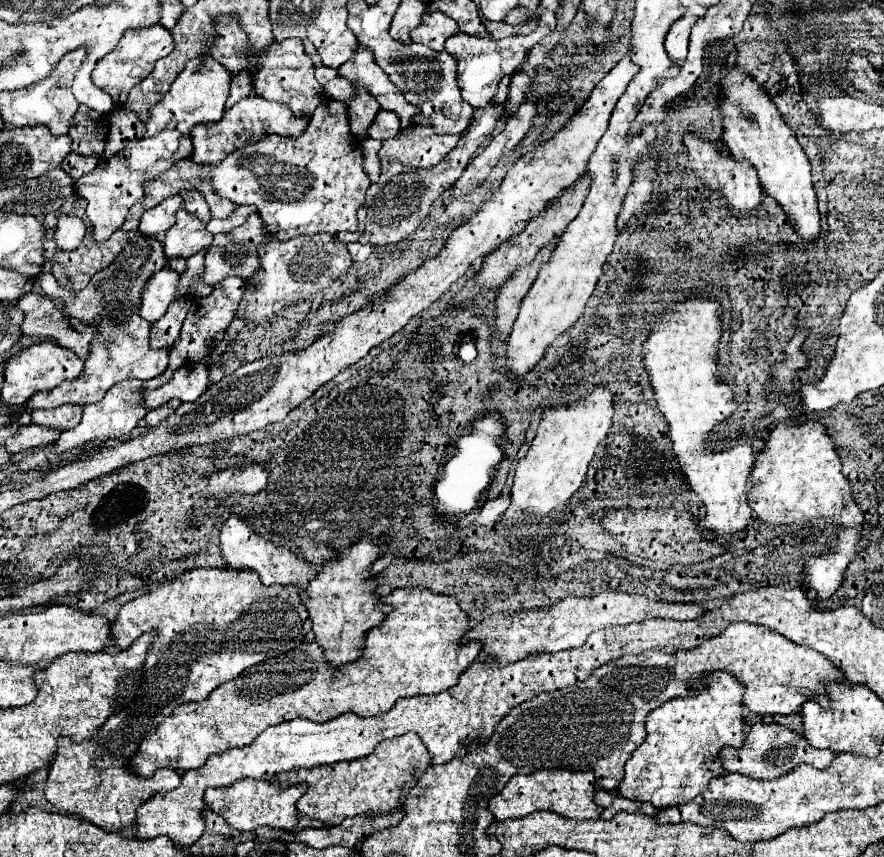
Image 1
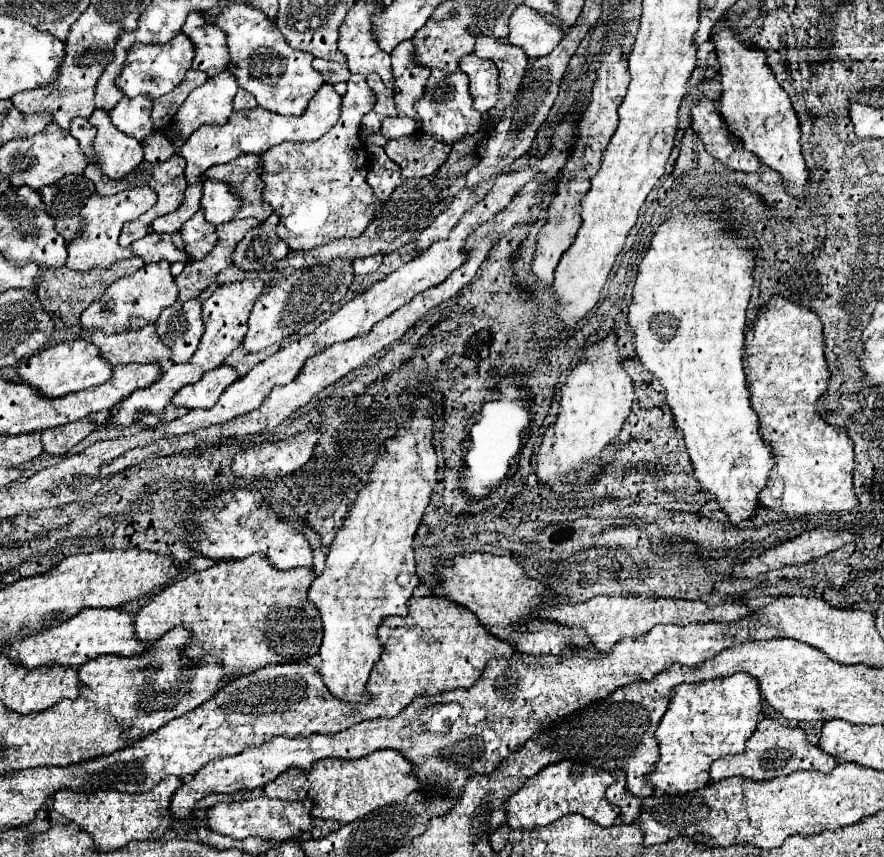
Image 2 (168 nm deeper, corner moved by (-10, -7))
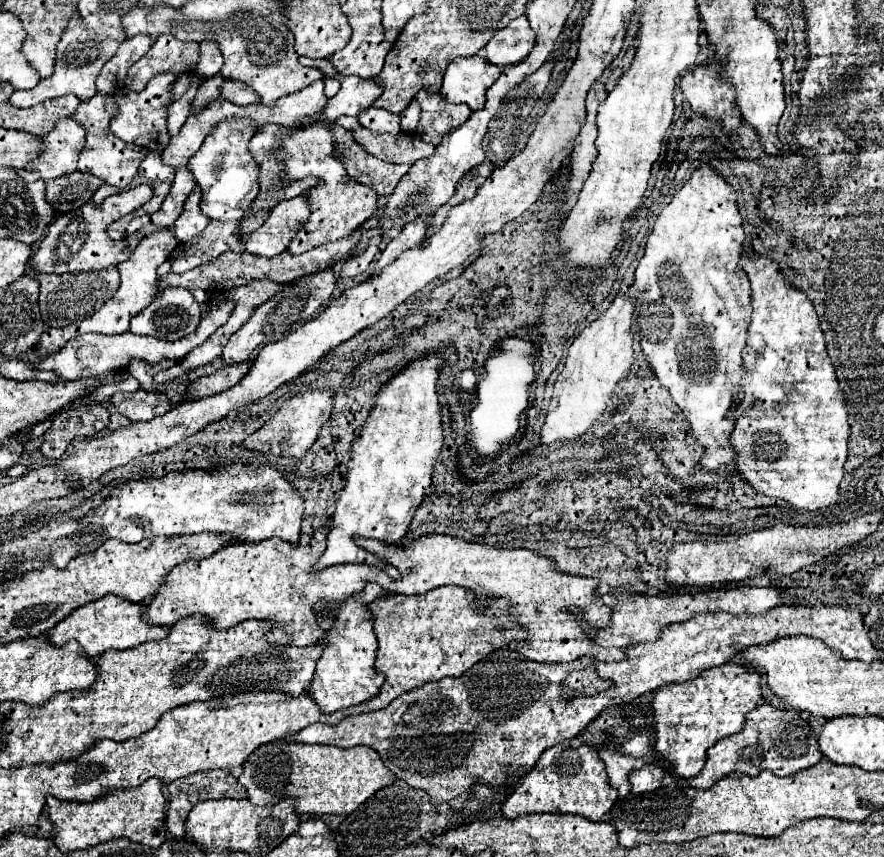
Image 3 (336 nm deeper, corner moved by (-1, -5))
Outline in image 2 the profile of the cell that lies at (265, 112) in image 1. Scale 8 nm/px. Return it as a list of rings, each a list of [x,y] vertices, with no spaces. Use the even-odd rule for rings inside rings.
[[[325,83],[317,95],[313,95],[313,99],[309,101],[309,107],[305,109],[303,115],[299,117],[285,117],[285,115],[277,115],[271,111],[265,111],[263,107],[255,107],[255,109],[243,109],[243,111],[233,111],[229,121],[225,125],[201,125],[185,143],[183,147],[177,151],[177,155],[181,155],[187,163],[185,167],[185,175],[187,175],[187,189],[185,189],[185,199],[181,203],[181,207],[177,207],[173,213],[165,215],[165,217],[157,217],[151,223],[151,229],[157,233],[175,233],[181,229],[181,225],[193,217],[193,213],[199,209],[199,201],[201,201],[201,175],[213,167],[215,163],[227,163],[229,159],[237,159],[239,155],[247,155],[247,153],[259,153],[263,155],[267,149],[271,149],[273,145],[279,145],[283,141],[293,141],[293,143],[303,143],[303,141],[315,141],[319,137],[325,135],[325,131],[329,131],[329,127],[333,127],[333,123],[337,123],[341,113],[341,95],[333,89],[333,85]]]

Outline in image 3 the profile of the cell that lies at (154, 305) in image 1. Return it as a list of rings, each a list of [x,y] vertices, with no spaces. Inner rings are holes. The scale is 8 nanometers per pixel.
[[[160,231],[160,233],[150,233],[144,237],[144,241],[134,249],[132,257],[124,263],[118,265],[120,271],[120,287],[116,289],[116,293],[90,317],[70,323],[66,327],[58,327],[58,329],[46,329],[40,337],[40,343],[36,345],[40,349],[42,355],[48,355],[60,347],[64,347],[70,339],[84,335],[84,333],[102,333],[102,335],[118,335],[118,333],[126,333],[130,327],[130,319],[134,315],[138,315],[142,309],[146,309],[152,299],[160,293],[160,285],[158,285],[158,275],[156,269],[168,259],[170,255],[170,245],[172,245],[172,233]]]

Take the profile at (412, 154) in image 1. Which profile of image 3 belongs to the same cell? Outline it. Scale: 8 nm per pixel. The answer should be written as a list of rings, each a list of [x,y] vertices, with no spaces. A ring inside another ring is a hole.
[[[360,129],[354,133],[354,139],[368,149],[368,153],[382,157],[388,163],[408,163],[412,165],[418,159],[432,157],[436,147],[432,143],[422,141],[414,133],[400,133],[400,135],[378,135],[368,129]]]

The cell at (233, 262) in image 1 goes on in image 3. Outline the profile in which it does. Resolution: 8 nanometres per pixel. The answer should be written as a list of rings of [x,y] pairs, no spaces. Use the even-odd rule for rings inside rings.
[[[306,195],[280,201],[264,221],[260,229],[250,235],[244,235],[240,241],[244,251],[256,257],[276,257],[288,249],[290,239],[294,233],[304,225],[308,219],[310,209],[306,203]]]

